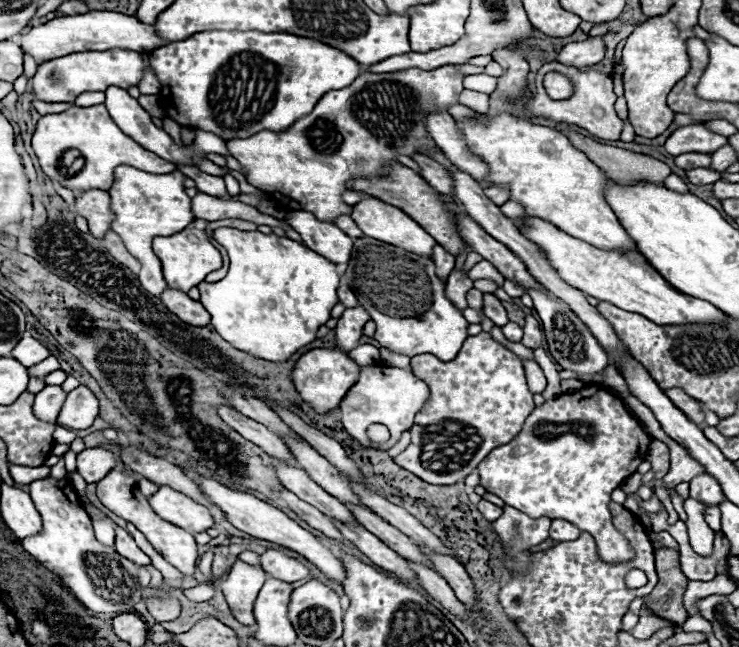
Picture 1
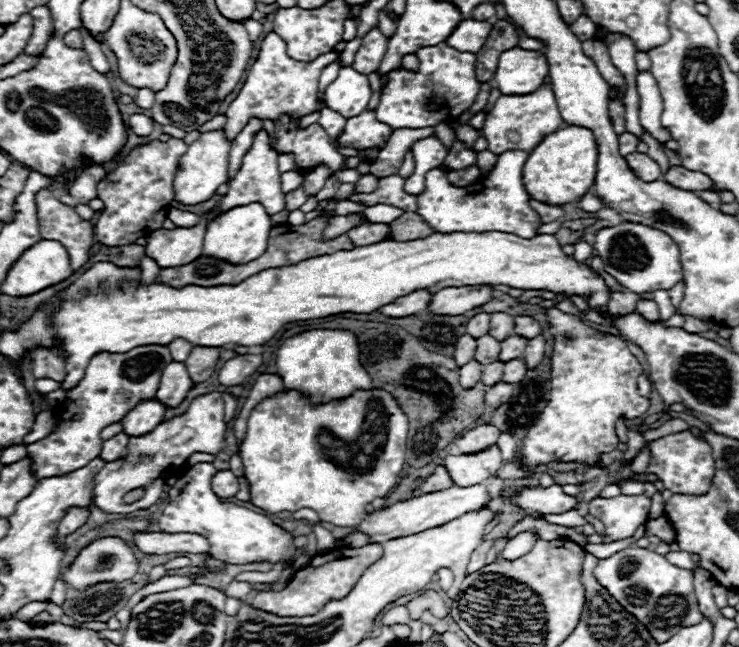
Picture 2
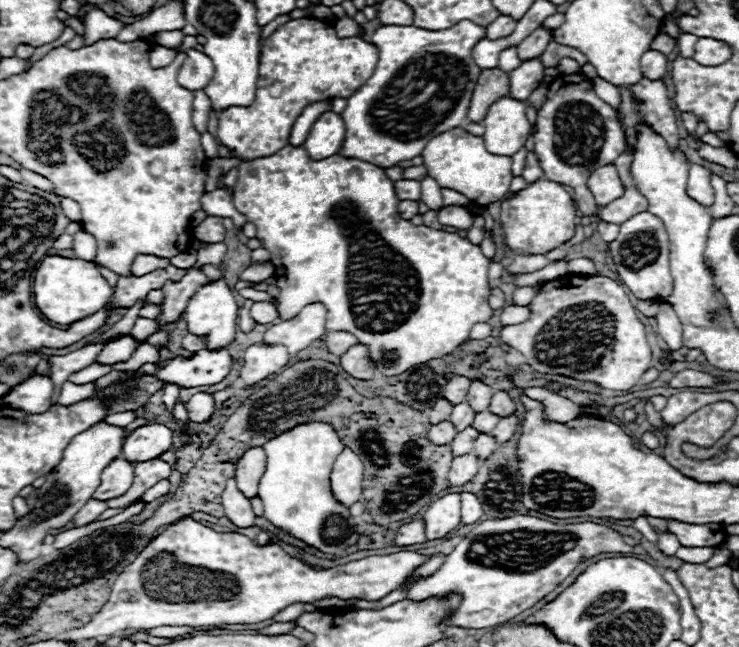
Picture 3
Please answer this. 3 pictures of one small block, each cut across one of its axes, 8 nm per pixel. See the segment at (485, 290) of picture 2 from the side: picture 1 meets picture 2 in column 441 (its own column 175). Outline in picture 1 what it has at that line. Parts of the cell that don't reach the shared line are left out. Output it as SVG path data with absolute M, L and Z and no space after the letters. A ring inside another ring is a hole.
M168 288L162 294L162 302L168 306L170 312L174 312L180 320L192 324L192 326L208 326L210 324L210 314L204 310L204 306L196 300L192 300L188 294L180 290Z

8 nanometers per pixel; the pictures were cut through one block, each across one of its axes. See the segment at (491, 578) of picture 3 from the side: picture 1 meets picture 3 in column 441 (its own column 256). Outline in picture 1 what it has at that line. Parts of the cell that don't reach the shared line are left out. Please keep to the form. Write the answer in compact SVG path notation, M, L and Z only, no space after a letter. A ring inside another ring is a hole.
M234 562L225 579L219 580L213 577L210 584L217 584L224 592L234 618L244 626L252 626L256 622L252 614L252 604L264 580L266 580L266 574L260 566L250 566L246 562Z

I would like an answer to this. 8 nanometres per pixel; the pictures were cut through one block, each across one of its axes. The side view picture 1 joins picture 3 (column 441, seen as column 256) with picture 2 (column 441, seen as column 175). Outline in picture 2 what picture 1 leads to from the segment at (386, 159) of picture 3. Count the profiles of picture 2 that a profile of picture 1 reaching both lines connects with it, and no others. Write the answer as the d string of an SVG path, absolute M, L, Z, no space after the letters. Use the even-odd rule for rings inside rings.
M444 42L438 46L426 46L416 52L420 60L420 72L396 70L390 72L388 86L382 90L380 104L376 108L376 118L392 130L396 128L426 128L436 126L442 120L456 120L460 112L470 108L480 92L480 82L476 80L476 54L462 54Z

